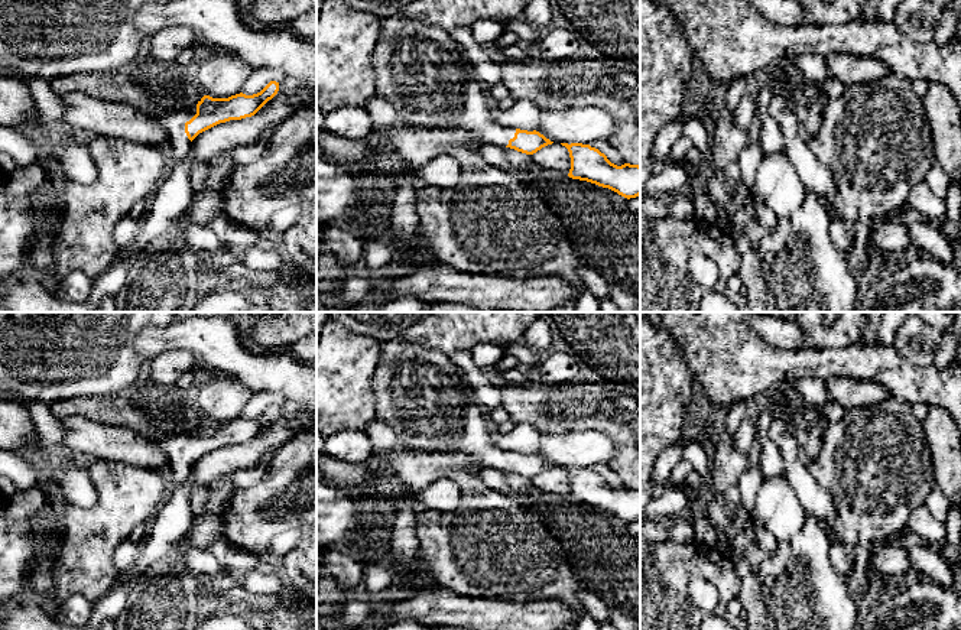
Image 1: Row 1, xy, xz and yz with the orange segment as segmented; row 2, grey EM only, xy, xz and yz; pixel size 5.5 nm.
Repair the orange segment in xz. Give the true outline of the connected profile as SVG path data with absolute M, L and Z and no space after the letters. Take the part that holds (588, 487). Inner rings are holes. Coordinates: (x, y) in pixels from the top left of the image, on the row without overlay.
M561 467L569 475L571 493L568 500L608 512L630 523L640 519L640 490L611 487L604 477L590 468Z

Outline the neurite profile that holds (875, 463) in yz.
M893 397L876 405L848 409L840 422L827 423L819 455L809 471L828 491L837 510L829 529L832 538L850 549L864 542L886 540L902 533L908 527L910 514L925 503L935 486L934 465L923 438L922 422L913 415L912 405Z

